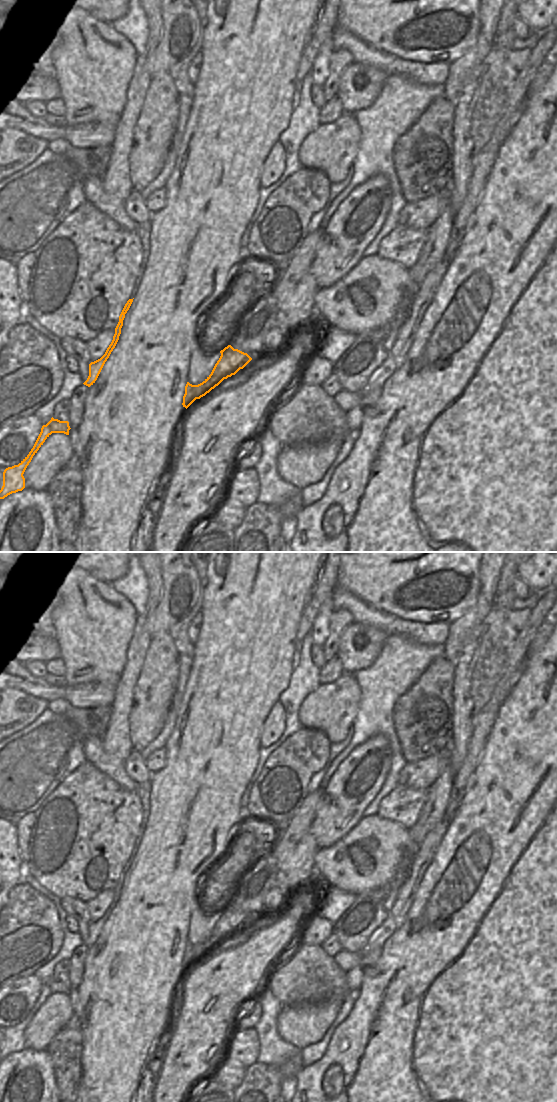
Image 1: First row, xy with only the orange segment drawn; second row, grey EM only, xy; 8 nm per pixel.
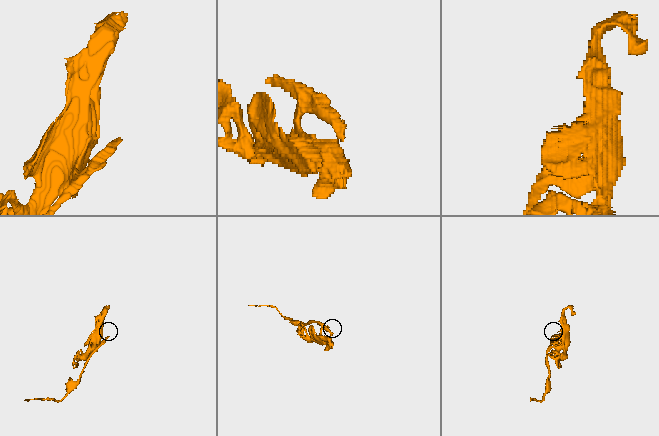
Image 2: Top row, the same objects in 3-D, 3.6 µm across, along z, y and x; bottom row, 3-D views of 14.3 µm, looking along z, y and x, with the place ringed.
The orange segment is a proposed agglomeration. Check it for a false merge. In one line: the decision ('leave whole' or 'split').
split

